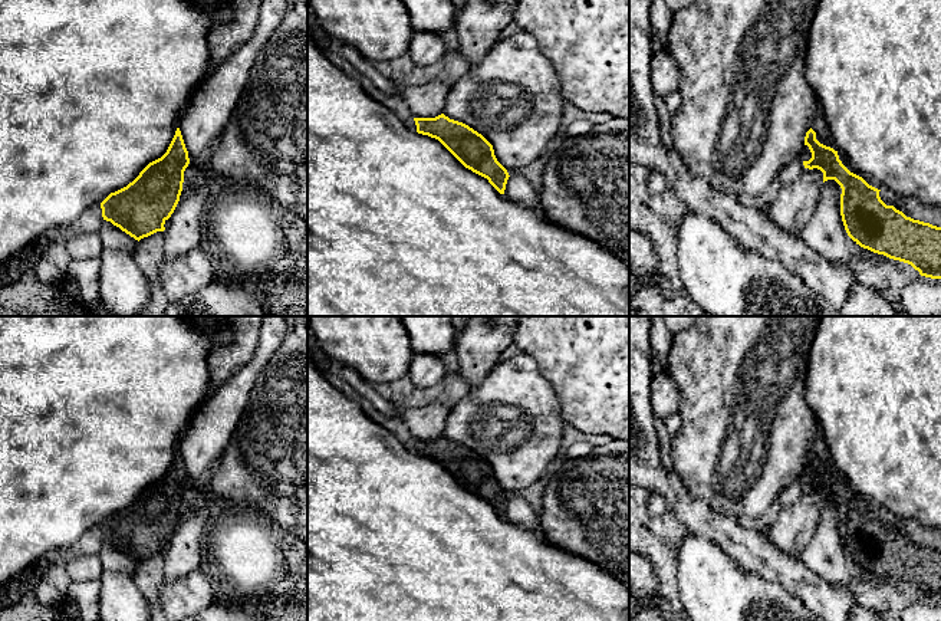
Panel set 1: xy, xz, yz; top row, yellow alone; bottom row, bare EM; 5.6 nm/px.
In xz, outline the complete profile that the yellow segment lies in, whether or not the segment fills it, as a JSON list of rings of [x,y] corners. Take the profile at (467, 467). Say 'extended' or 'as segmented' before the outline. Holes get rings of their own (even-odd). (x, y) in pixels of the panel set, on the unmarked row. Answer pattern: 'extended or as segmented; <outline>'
as segmented; [[[444,436],[414,443],[418,456],[438,461],[465,490],[487,500],[500,516],[504,516],[510,497],[497,483],[493,467],[481,456]]]

